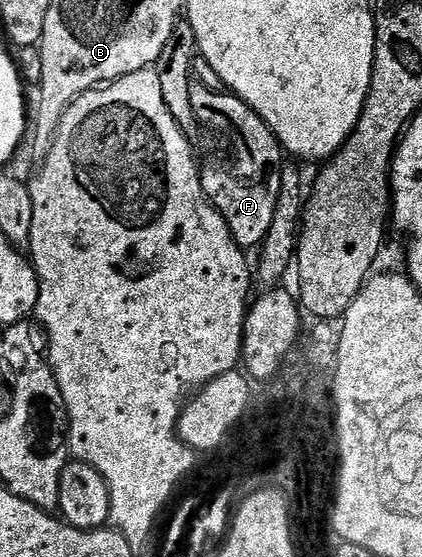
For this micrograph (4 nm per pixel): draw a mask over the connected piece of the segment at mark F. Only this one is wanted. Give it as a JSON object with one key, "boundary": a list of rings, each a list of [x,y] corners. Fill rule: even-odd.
{"boundary":[[[193,83],[190,87],[191,106],[197,116],[197,124],[206,130],[214,129],[225,136],[225,145],[230,149],[229,157],[217,157],[200,166],[199,180],[205,197],[223,215],[235,243],[246,251],[256,250],[262,244],[271,229],[272,219],[275,217],[276,199],[280,191],[281,164],[283,150],[281,142],[267,127],[267,123],[243,99],[228,91],[216,93],[207,87]]]}

